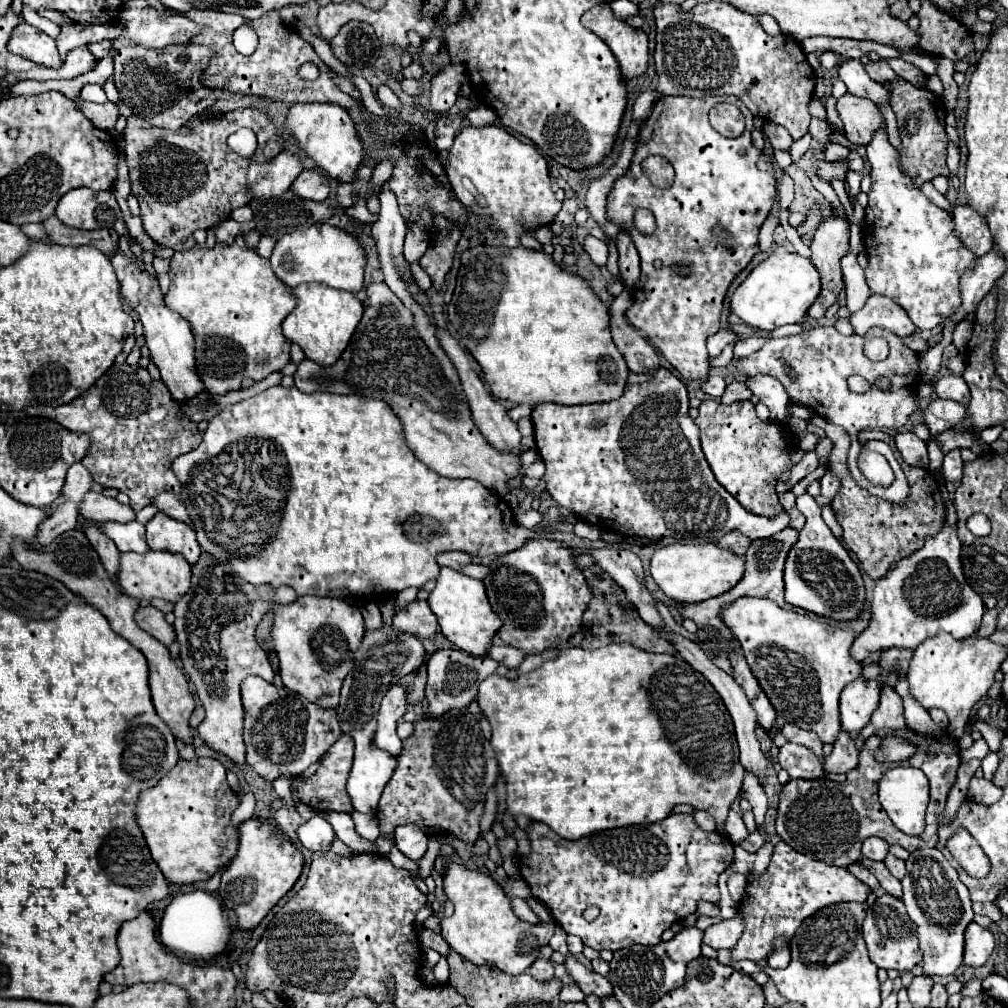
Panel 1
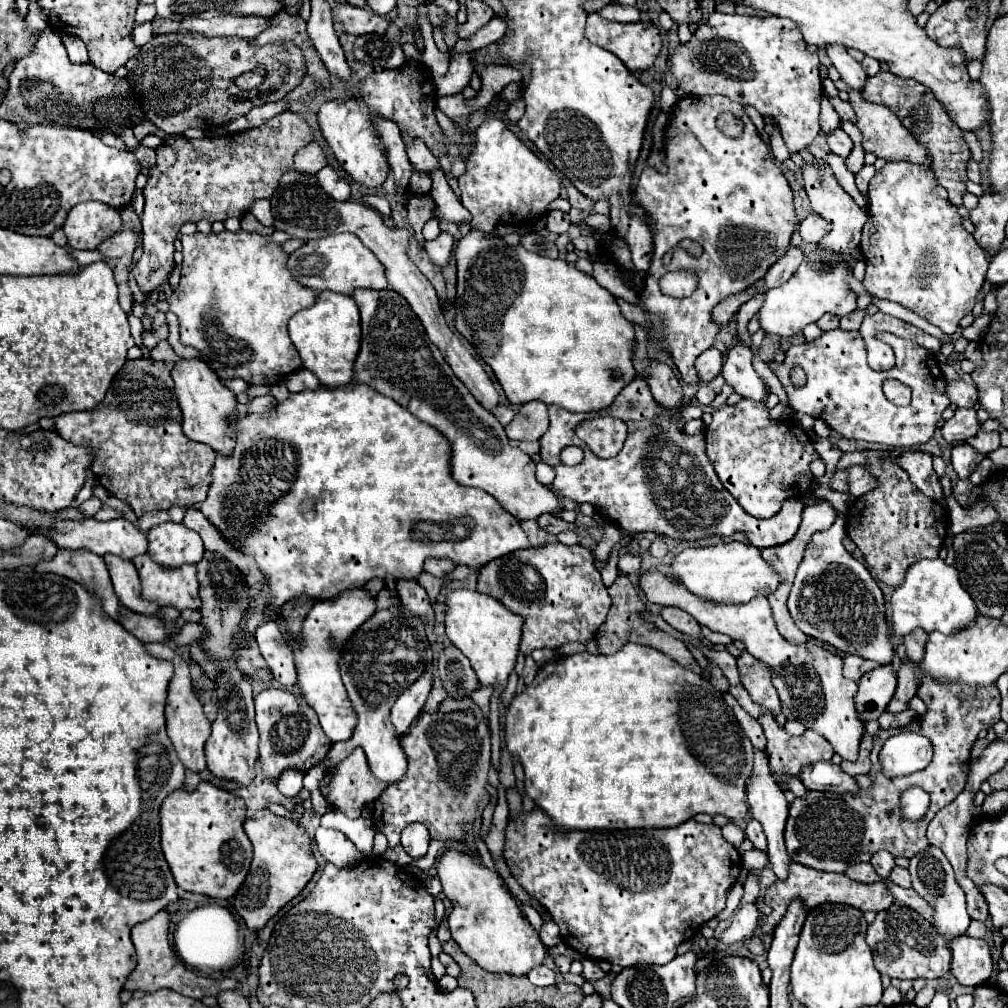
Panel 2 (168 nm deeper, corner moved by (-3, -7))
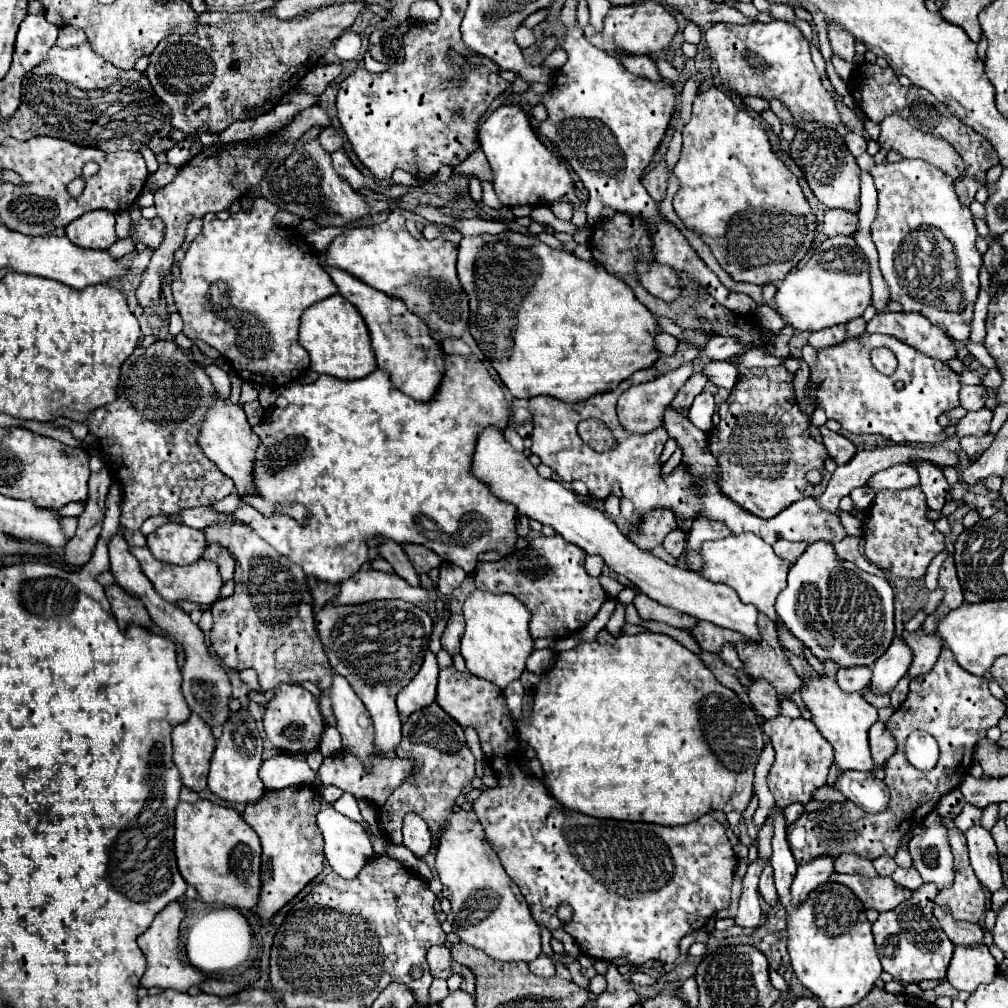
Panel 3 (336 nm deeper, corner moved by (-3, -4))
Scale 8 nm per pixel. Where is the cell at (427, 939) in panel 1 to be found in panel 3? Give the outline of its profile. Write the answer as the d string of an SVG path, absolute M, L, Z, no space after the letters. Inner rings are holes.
M453 963L453 973L461 975L461 991L469 993L469 995L475 995L475 977L473 973L465 967L465 965L459 965L459 963Z

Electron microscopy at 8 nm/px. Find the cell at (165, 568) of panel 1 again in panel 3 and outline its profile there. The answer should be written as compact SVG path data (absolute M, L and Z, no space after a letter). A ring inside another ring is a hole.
M141 547L141 549L129 549L135 559L139 561L141 565L141 571L145 573L145 577L153 583L153 587L157 589L157 593L171 601L171 603L177 603L177 601L193 601L193 603L199 603L201 607L207 607L207 605L213 605L219 595L221 595L221 587L223 587L223 581L221 581L221 573L217 569L217 565L213 561L207 561L207 559L199 559L195 561L193 565L189 567L173 567L173 565L167 565L167 563L161 563L157 561L151 551L147 547Z

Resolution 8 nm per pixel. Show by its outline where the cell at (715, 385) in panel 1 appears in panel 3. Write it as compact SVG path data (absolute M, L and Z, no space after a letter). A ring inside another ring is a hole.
M703 391L701 395L695 397L695 401L693 401L687 417L689 417L689 421L691 421L695 427L699 427L701 431L709 431L709 429L711 429L711 415L713 415L713 411L715 411L713 395Z

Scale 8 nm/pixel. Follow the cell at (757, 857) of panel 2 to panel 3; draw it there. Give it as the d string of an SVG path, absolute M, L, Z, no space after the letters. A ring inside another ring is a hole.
M765 865L763 873L761 873L759 893L767 901L767 905L773 907L777 903L777 893L775 893L775 885L773 885L773 867L771 865Z

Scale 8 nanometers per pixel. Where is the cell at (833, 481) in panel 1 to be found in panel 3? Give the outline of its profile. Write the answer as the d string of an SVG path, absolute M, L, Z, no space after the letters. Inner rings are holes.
M893 465L889 469L883 469L875 473L869 483L871 489L881 491L881 489L909 489L919 485L919 473L913 465Z

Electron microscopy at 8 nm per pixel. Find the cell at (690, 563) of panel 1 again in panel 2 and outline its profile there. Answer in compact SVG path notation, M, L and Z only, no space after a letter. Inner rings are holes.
M741 542L683 550L671 562L671 578L711 604L745 604L759 594L767 596L773 592L779 580L773 568L761 558L759 548L745 546Z

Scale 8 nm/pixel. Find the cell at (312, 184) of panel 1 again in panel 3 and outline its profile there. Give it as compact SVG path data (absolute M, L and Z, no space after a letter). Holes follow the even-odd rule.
M337 149L337 151L333 153L333 167L335 167L335 171L337 171L341 177L345 177L345 179L351 183L351 187L353 187L355 191L359 191L361 187L375 187L373 179L365 177L365 175L349 161L345 149Z

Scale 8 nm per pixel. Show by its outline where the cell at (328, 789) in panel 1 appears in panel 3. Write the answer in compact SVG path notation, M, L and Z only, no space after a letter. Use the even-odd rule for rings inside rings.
M333 753L329 757L323 759L317 775L321 779L323 785L335 785L351 795L355 795L357 799L367 799L375 805L383 805L387 801L387 797L405 783L405 779L411 777L413 769L415 769L415 761L413 759L399 759L399 757L373 757L371 759L373 769L365 771L365 765L351 753Z

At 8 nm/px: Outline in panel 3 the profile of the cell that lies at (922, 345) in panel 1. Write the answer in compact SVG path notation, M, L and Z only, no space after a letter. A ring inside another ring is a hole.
M977 369L977 371L965 370L959 374L964 385L981 385L983 375L985 375L985 369Z

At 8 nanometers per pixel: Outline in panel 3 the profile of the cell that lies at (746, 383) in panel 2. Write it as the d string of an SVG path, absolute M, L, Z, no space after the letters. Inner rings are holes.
M711 361L703 367L703 373L717 387L733 389L737 383L737 367L733 367L729 361Z

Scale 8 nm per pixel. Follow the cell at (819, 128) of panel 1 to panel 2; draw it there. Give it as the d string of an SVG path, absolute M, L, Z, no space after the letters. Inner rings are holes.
M837 128L837 130L833 130L831 134L827 134L827 144L829 144L829 150L831 150L833 154L843 156L843 158L847 158L849 152L851 152L851 148L853 148L853 142L851 142L851 138L843 132L843 128Z

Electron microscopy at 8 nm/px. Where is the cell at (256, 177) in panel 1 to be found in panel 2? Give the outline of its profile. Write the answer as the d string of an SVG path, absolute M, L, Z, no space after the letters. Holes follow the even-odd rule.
M311 142L295 154L293 170L301 172L301 174L317 174L325 166L325 162L327 160L325 160L323 150L315 142Z

